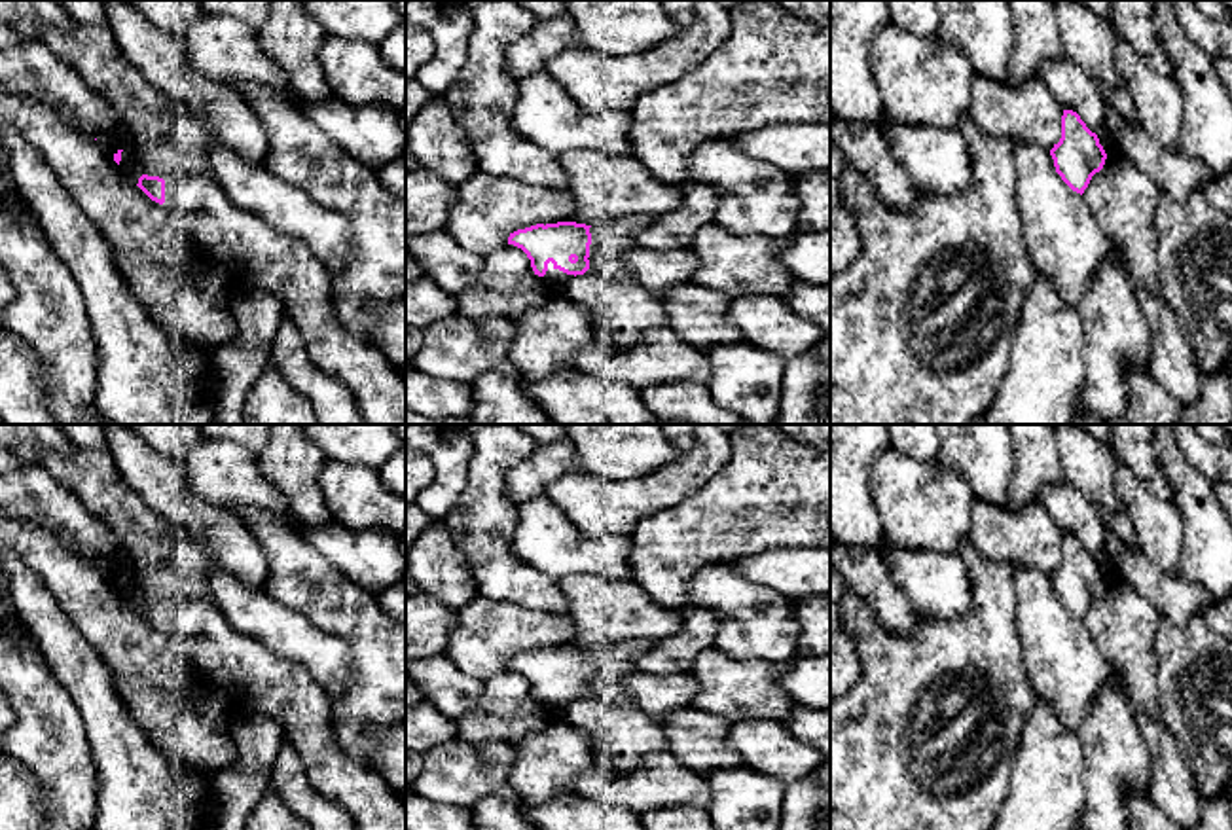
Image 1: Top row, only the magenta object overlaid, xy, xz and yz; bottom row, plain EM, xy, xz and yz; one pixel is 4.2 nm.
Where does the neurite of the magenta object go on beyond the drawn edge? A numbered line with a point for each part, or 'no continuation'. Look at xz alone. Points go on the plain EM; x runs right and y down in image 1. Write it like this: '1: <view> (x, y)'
1: xz (611, 662)

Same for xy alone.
1: xy (243, 666)

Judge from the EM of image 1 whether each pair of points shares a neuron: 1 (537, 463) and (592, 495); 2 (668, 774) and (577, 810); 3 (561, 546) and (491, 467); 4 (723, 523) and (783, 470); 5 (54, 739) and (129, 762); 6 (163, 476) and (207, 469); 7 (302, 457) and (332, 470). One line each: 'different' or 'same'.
1: different
2: different
3: different
4: same
5: different
6: different
7: different

